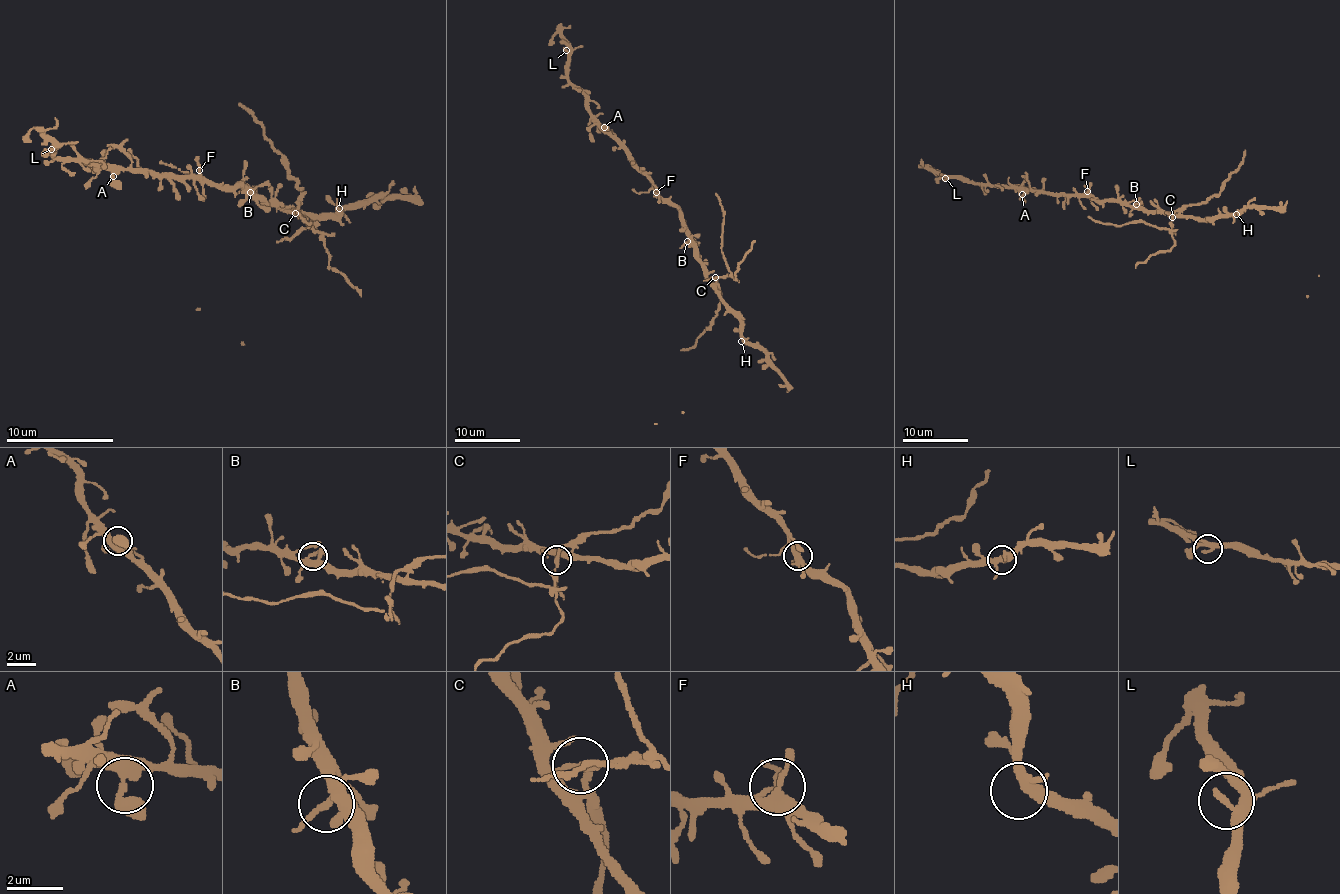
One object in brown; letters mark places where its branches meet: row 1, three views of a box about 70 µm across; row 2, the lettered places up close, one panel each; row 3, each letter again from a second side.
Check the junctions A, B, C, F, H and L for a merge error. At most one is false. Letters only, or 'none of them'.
C

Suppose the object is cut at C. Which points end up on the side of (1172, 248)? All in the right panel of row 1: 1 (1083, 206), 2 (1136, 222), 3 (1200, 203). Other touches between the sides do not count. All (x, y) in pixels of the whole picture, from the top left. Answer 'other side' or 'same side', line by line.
1: other side
2: same side
3: same side

